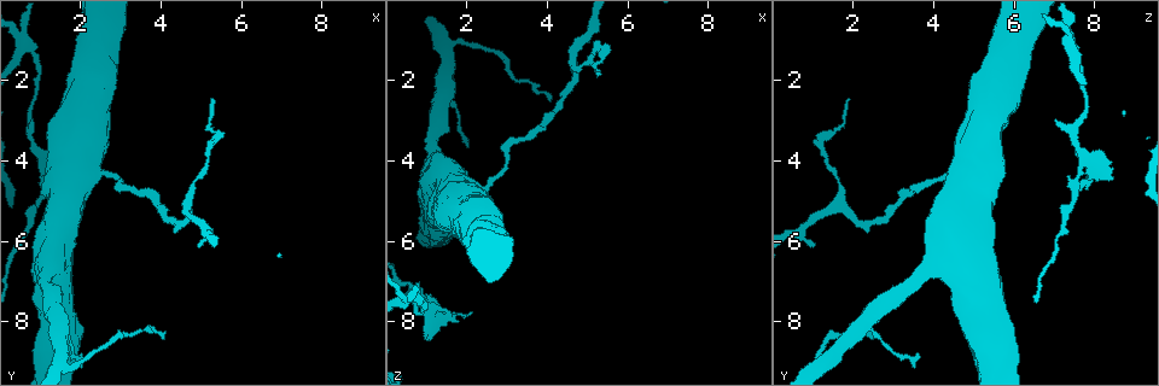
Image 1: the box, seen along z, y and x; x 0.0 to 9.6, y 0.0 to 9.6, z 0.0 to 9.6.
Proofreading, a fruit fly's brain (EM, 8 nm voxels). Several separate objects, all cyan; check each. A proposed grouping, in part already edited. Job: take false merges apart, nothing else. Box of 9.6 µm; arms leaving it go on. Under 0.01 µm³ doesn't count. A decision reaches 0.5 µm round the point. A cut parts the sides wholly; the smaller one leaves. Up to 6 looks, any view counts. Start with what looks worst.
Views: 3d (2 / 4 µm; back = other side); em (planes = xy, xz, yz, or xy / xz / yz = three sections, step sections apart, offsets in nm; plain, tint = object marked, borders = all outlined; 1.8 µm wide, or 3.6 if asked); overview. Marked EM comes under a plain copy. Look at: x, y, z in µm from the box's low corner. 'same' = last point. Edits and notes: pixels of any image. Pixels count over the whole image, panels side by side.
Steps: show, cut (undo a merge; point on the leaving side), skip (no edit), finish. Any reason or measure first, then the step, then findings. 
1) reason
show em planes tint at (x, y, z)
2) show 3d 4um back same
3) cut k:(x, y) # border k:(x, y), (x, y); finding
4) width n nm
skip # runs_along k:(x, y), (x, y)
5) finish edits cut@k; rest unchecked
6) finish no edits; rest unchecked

four-way junction
show em xy step 16 tint at (0.65, 1.05, 7.40)

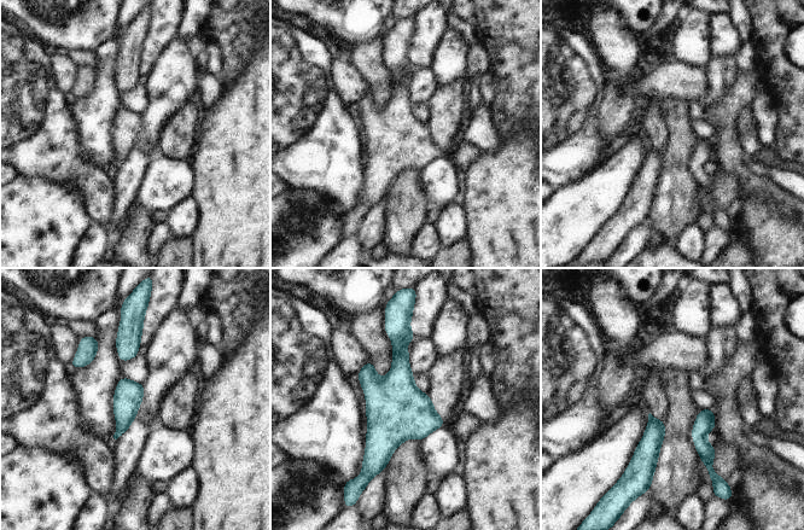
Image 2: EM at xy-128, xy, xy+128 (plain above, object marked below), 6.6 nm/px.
skip # one cell here

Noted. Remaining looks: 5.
arms part here
show em planes tint at (1.10, 4.05, 7.70)

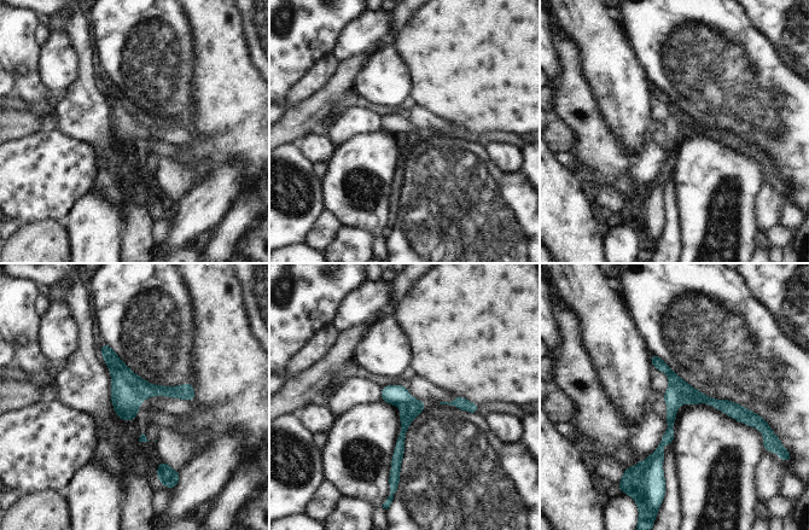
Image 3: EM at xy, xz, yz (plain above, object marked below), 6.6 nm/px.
skip # continuous, no second cell

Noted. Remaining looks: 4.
calibre changes
show em 3.6um planes tint at (1.40, 5.65, 4.20)

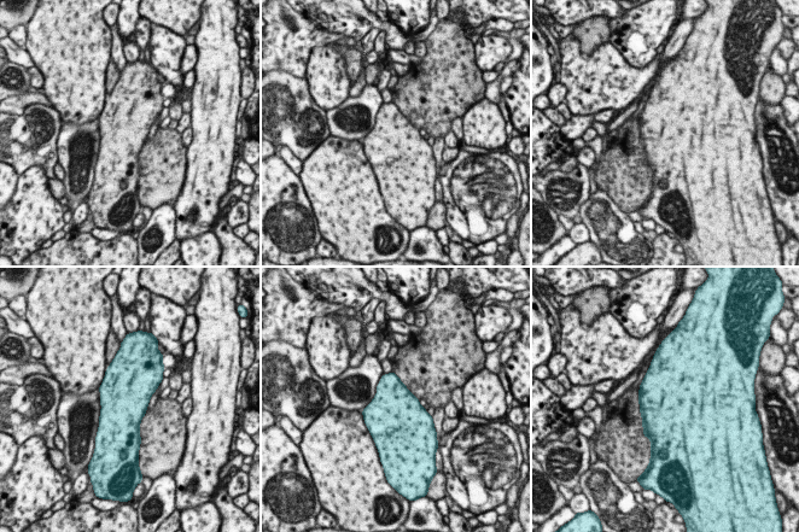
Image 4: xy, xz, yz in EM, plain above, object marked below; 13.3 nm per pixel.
skip # continuous, no second cell

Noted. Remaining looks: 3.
finish no edits; rest unchecked

